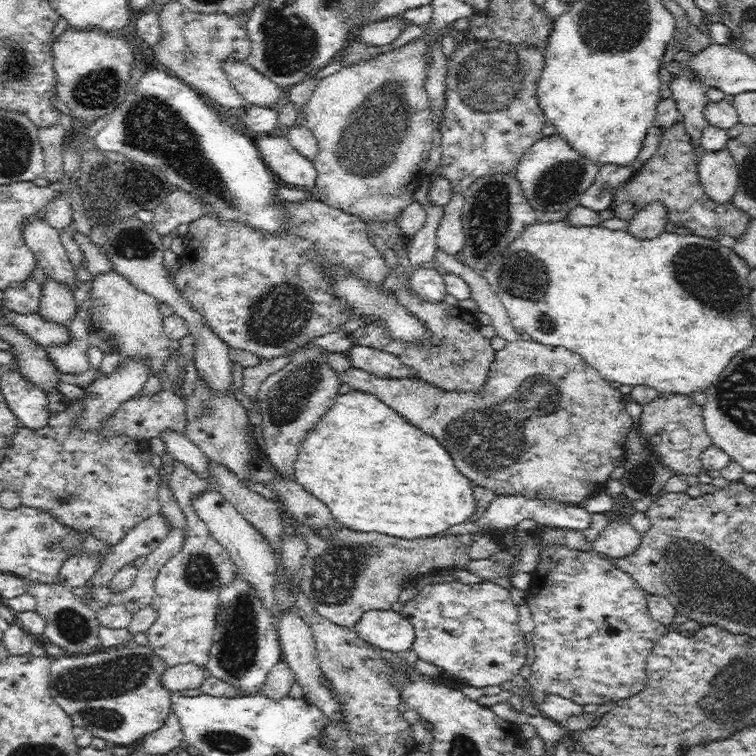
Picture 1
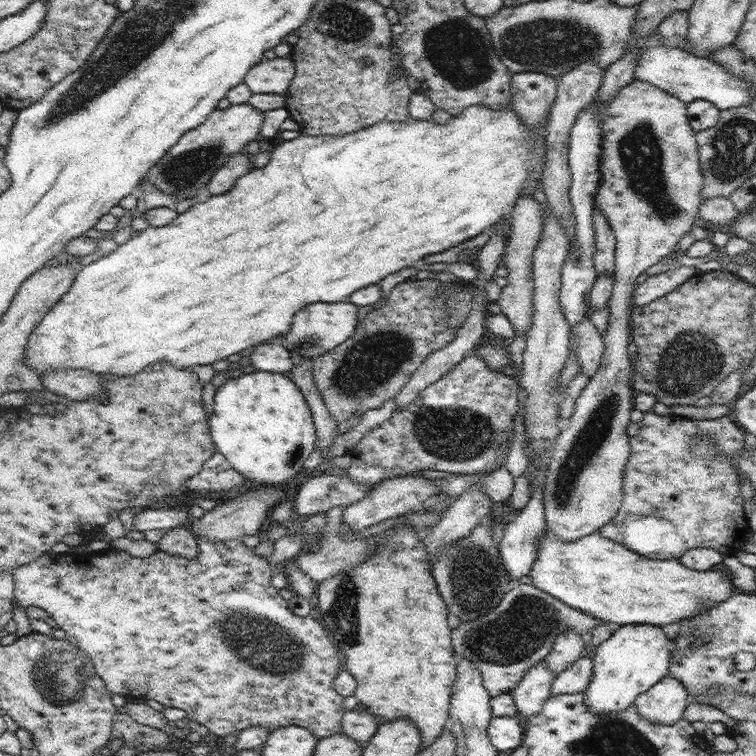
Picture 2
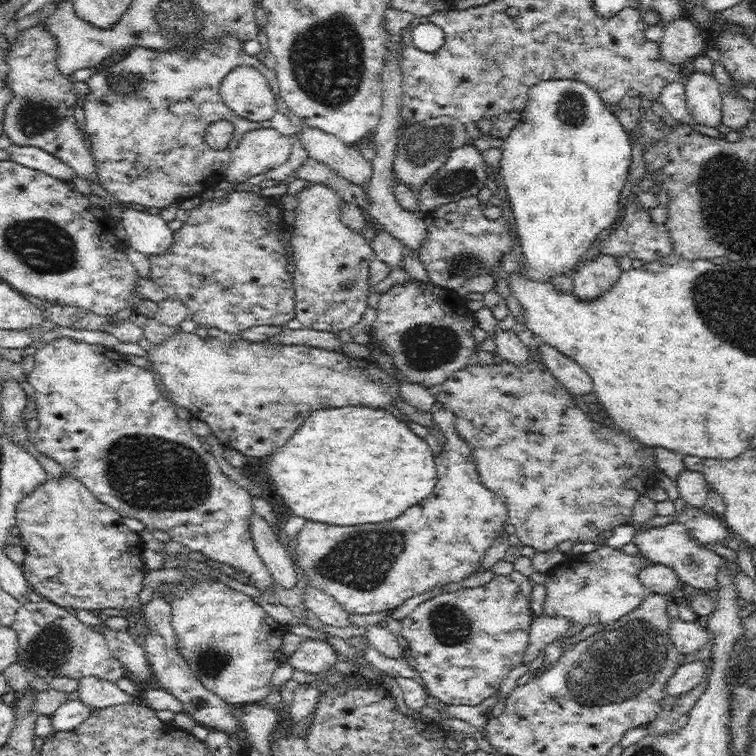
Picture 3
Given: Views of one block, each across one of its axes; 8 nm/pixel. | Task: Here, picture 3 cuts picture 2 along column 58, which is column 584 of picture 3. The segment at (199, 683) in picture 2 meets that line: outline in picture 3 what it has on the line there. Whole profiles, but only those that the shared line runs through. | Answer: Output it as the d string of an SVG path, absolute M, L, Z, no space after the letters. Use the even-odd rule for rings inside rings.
M602 546L587 554L569 558L545 572L545 602L542 607L546 616L563 616L573 624L610 624L620 620L642 604L647 595L640 580L644 569L641 554L628 555L622 549Z

